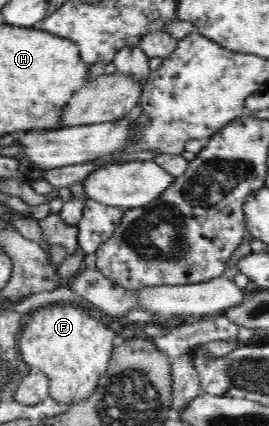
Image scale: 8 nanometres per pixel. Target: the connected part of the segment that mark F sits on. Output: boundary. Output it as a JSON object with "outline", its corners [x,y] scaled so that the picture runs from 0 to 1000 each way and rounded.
{"outline":[[[197,711],[108,737],[71,789],[71,826],[119,869],[167,873],[182,887],[182,927],[271,948],[323,934],[357,913],[368,887],[394,873],[420,822],[428,775],[316,732],[309,721]]]}

